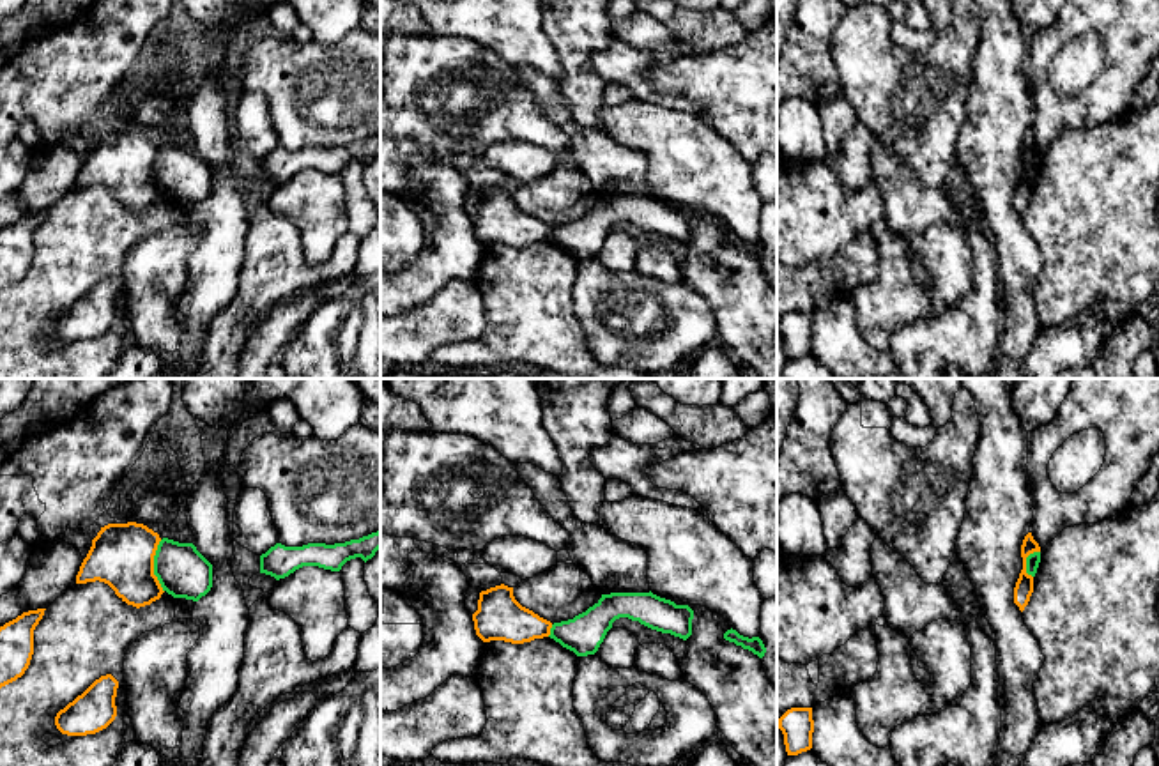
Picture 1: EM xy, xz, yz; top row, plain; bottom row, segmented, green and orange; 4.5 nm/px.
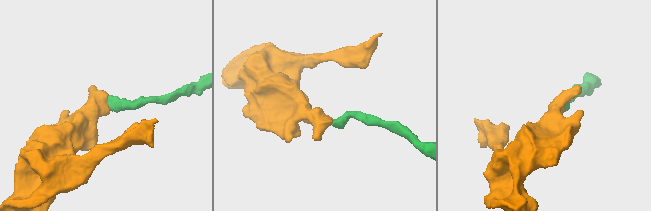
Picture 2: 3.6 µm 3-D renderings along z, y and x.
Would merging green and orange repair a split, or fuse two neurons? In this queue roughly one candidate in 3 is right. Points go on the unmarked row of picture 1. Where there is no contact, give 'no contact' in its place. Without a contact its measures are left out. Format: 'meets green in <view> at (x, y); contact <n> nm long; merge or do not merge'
meets green in xy at (154, 170); contact 240 nm long; do not merge

